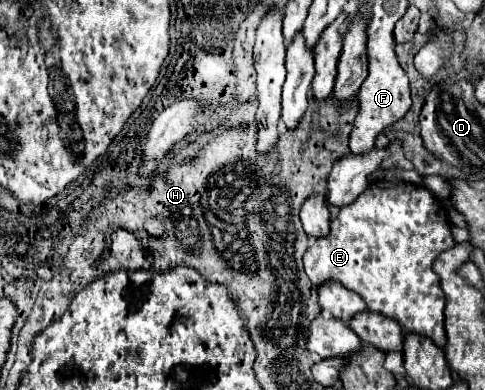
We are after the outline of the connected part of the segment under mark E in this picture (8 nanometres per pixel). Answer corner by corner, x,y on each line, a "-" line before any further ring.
374,181
360,193
350,205
340,207
336,219
332,219
330,233
326,237
318,237
310,241
302,263
304,271
314,285
320,285
324,279
340,281
344,287
356,291
370,311
378,311
402,327
428,335
438,347
446,345
444,335
444,305
446,297
440,289
438,275
432,271
434,259
454,247
454,239
450,235
450,223
444,207
434,199
434,195
414,183
384,183

